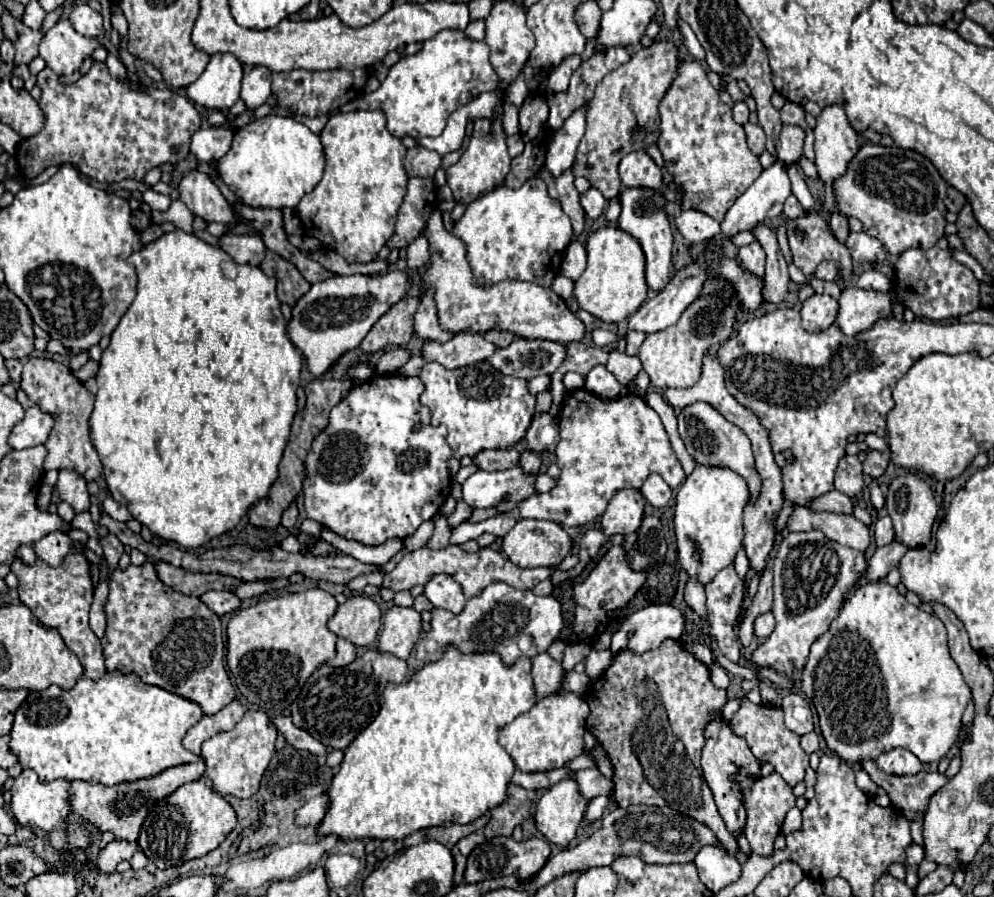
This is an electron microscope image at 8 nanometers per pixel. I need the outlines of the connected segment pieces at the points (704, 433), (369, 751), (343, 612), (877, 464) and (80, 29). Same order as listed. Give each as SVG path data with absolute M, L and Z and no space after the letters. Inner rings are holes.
M694 402L678 412L678 432L680 438L684 440L688 454L694 456L698 464L718 464L718 466L728 466L730 470L738 472L750 488L750 496L756 498L760 492L760 476L754 468L754 454L750 448L748 436L734 424L730 424L718 410L714 410L706 402Z
M448 646L442 660L426 664L422 670L418 670L412 676L412 680L408 680L404 684L388 684L386 686L384 704L382 704L376 720L366 730L362 730L344 752L344 760L340 764L340 770L334 776L334 780L326 792L328 794L328 810L322 818L322 822L318 824L316 834L318 836L336 834L342 840L362 840L362 838L400 840L400 838L410 836L412 832L418 832L418 830L424 830L430 826L444 826L450 822L470 824L472 820L480 818L488 810L492 810L492 808L496 808L508 800L508 784L510 784L510 776L514 774L514 762L508 756L508 752L498 744L498 732L508 722L512 722L516 716L528 712L536 702L538 702L538 698L534 696L534 688L532 688L530 658L522 656L512 666L506 666L506 664L502 664L498 654L460 654L454 646Z
M358 594L350 596L344 604L338 606L336 614L330 618L328 628L340 636L350 640L356 646L368 646L376 640L380 630L380 606L374 598Z
M870 450L866 454L866 460L864 460L864 474L872 476L872 478L878 478L878 476L884 474L886 466L888 466L888 458L878 450Z
M78 4L70 12L70 22L74 30L88 38L98 38L102 34L102 16L88 4Z

